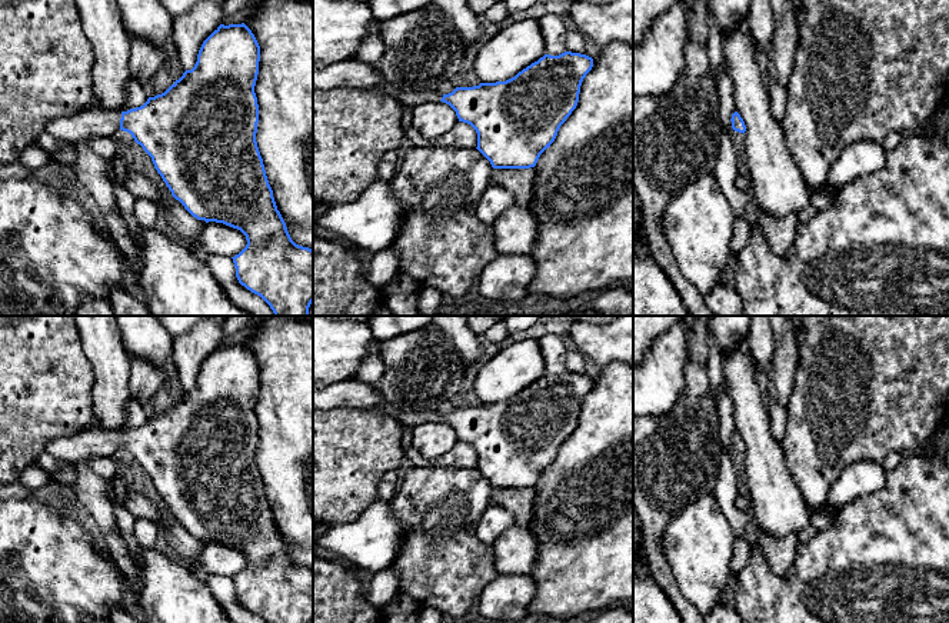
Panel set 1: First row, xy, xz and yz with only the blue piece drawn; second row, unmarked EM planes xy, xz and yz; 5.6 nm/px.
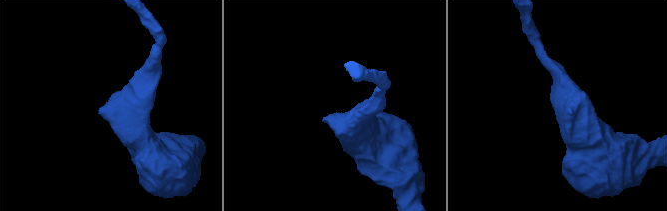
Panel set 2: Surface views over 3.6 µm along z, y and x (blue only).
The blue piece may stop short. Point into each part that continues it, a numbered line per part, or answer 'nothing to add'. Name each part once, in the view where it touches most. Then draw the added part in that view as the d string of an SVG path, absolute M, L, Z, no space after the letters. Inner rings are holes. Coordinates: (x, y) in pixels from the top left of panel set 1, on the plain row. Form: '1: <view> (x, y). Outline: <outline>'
1: xy (89, 443). Outline: M84 429L73 436L64 436L47 443L46 450L66 463L79 463L93 457L111 457L120 450L121 432Z

